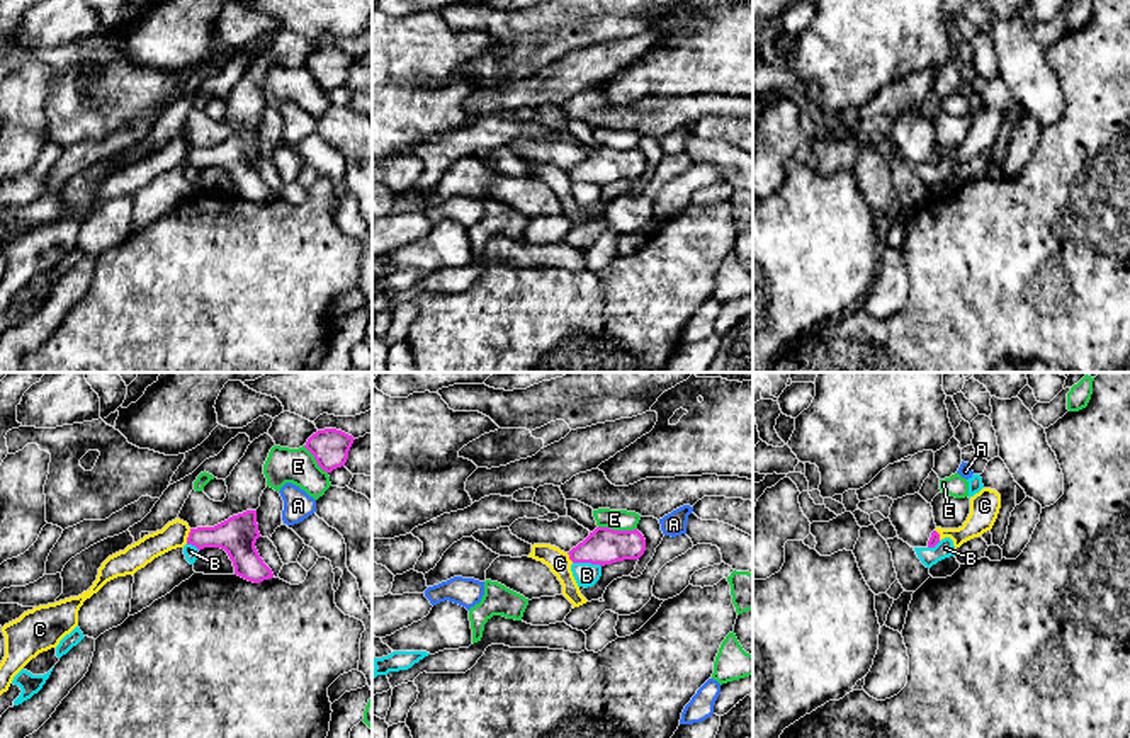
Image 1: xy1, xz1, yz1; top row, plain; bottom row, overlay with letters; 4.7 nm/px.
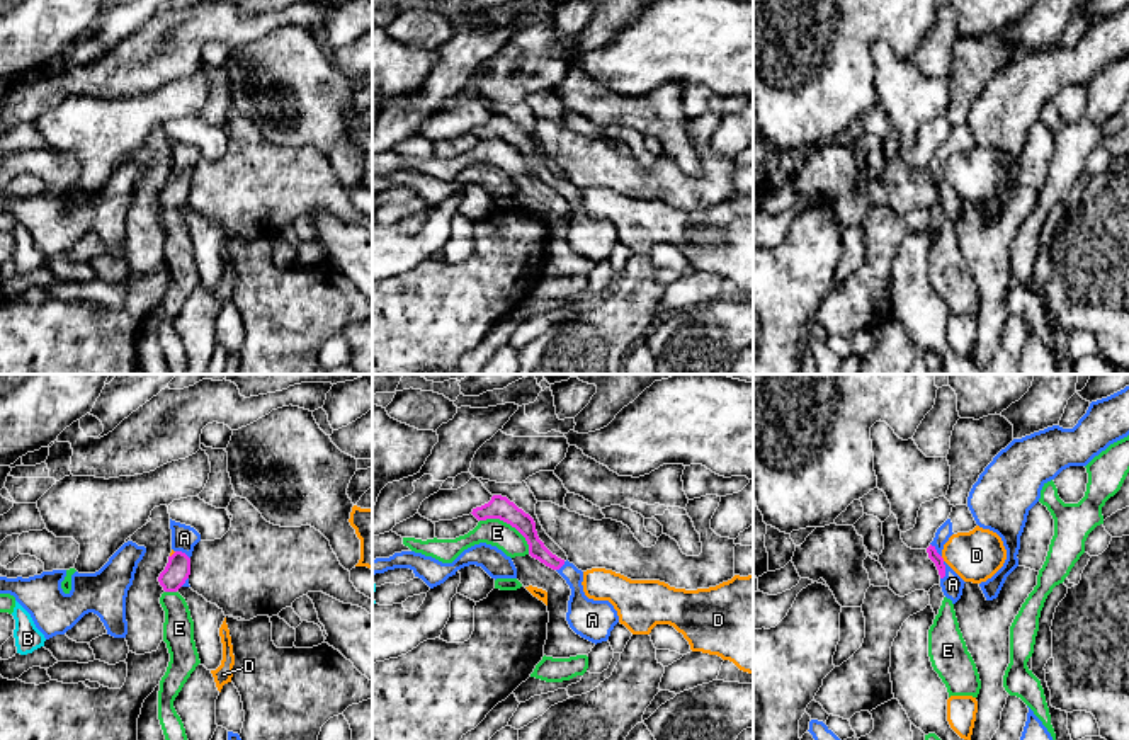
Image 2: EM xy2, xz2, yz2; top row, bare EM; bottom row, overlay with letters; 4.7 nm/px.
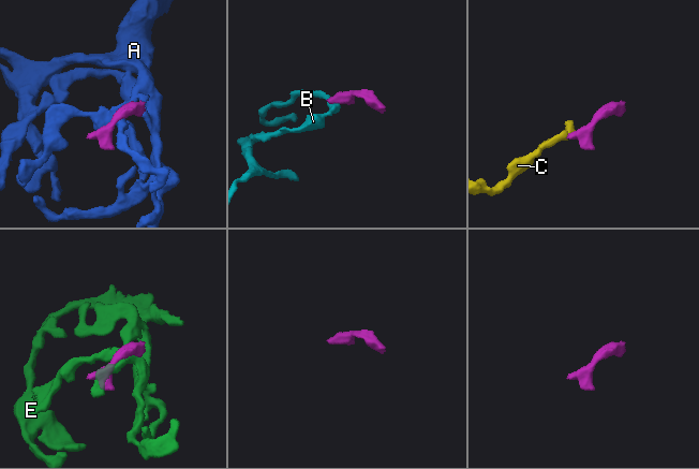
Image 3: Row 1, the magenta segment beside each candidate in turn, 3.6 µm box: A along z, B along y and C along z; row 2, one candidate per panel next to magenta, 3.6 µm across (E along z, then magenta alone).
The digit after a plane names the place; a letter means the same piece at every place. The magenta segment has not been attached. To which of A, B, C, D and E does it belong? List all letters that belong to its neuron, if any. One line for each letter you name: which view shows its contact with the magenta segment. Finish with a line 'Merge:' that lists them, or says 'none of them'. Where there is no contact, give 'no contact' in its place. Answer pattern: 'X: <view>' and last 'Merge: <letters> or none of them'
A: yz2
Merge: A

